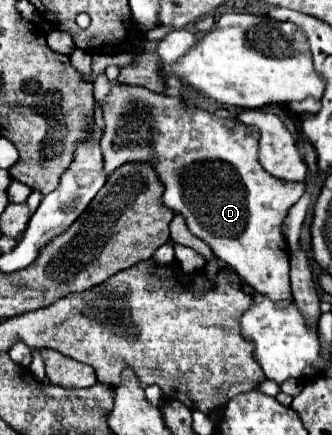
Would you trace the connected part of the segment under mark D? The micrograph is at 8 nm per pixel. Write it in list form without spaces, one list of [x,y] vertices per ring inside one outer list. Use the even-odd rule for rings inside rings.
[[[111,81],[109,105],[103,107],[103,117],[107,127],[99,145],[107,173],[113,173],[127,161],[151,161],[165,185],[163,203],[185,217],[187,227],[195,237],[201,237],[227,267],[235,269],[245,283],[249,283],[257,293],[269,297],[275,305],[293,301],[289,287],[287,243],[281,239],[279,225],[283,223],[289,207],[303,195],[303,183],[283,183],[269,175],[257,161],[259,141],[245,133],[243,123],[237,123],[237,127],[231,129],[207,111],[183,105],[179,97],[159,95],[145,87],[121,85],[117,81]]]

